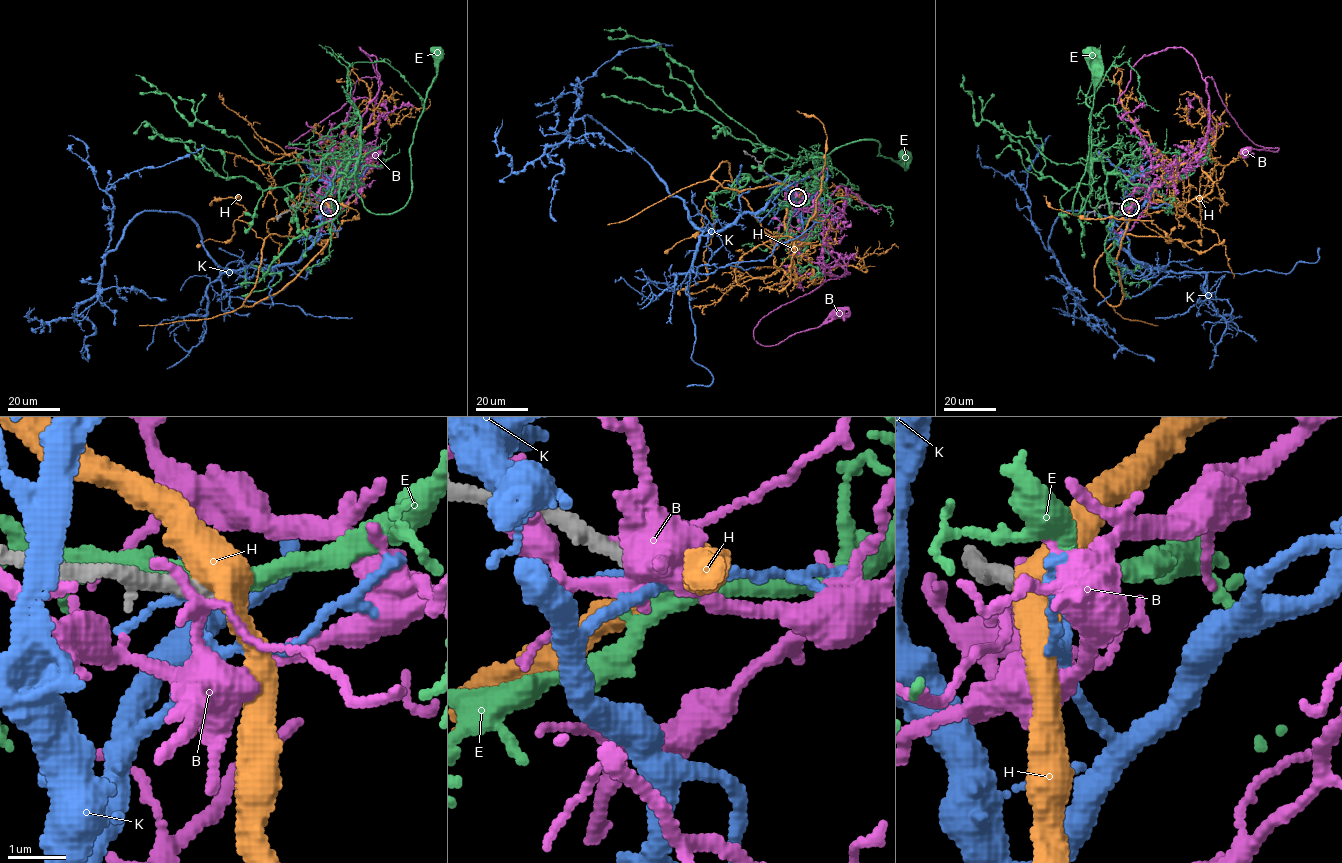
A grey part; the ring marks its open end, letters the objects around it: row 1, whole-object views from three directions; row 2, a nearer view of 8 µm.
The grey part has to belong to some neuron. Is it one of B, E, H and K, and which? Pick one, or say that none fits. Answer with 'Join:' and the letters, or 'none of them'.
Join: E

